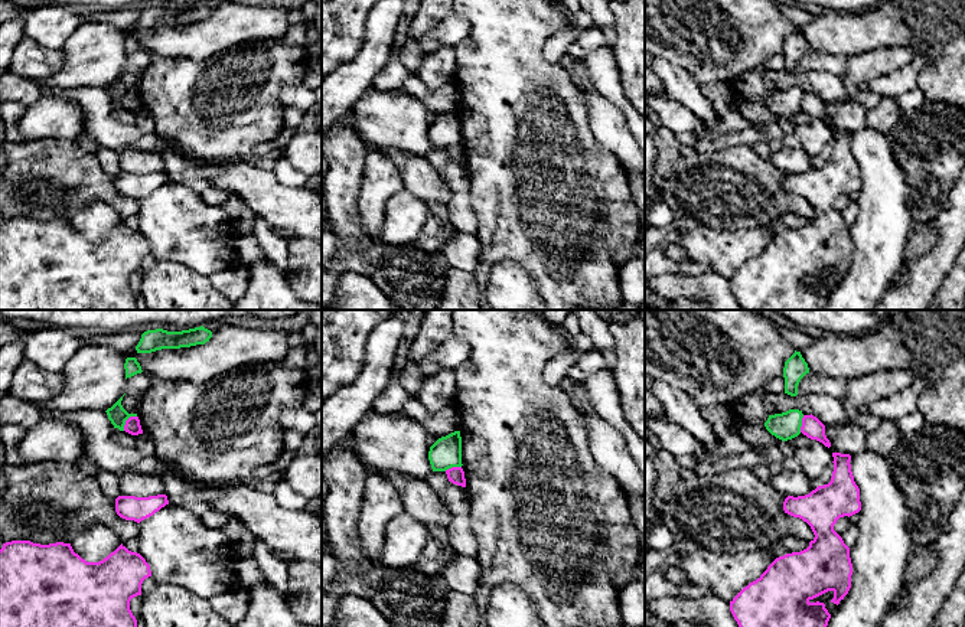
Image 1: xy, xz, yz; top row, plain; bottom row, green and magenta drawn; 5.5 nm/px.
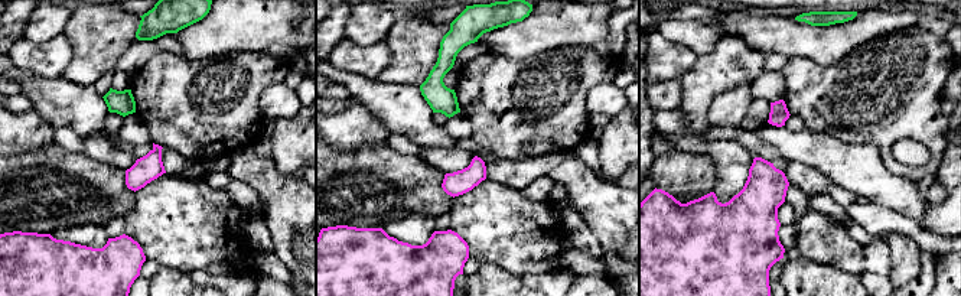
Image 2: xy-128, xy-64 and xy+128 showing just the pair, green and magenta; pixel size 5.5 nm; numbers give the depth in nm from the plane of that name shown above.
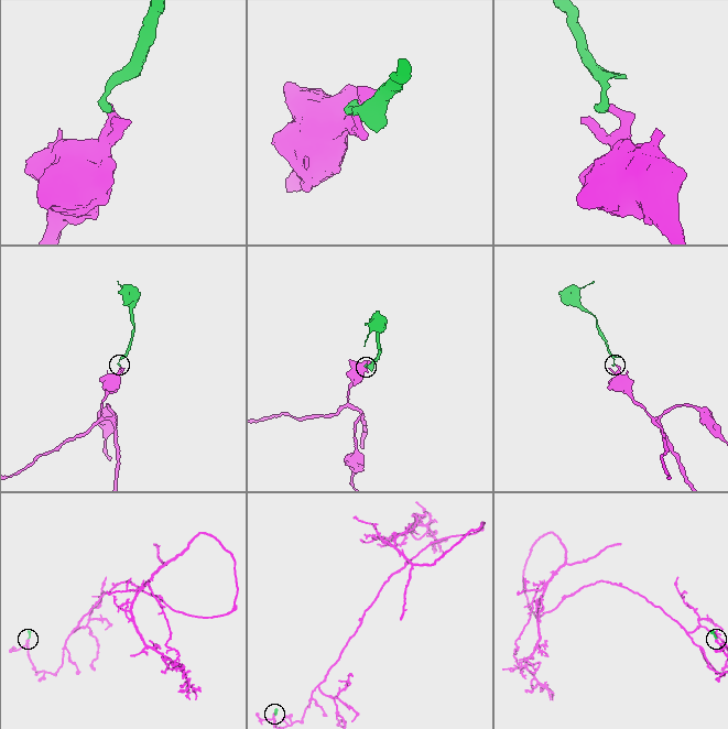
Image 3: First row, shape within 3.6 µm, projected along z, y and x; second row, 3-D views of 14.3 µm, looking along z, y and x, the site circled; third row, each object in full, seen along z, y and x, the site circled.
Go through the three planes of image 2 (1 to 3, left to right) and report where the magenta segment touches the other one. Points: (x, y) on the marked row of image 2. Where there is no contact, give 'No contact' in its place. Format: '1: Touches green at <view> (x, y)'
1: No contact
2: No contact
3: No contact

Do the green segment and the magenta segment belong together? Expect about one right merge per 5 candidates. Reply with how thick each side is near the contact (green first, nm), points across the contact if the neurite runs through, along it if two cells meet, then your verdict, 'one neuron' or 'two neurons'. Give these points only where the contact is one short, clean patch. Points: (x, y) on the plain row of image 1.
100/90 nm | two neurons

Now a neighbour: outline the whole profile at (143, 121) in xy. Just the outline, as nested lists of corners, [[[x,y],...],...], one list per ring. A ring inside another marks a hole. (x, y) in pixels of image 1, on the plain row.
[[[144,111],[136,112],[134,125],[143,131],[154,131],[154,120]]]

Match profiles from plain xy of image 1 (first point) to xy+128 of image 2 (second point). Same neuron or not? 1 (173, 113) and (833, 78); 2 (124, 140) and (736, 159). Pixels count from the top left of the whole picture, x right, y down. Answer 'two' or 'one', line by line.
1: one
2: two

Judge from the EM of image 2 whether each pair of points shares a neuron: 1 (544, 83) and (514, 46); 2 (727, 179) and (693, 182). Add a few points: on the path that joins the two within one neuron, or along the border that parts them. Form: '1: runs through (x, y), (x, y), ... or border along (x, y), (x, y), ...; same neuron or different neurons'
1: border along (556, 46), (521, 59), (508, 59), (491, 54); different neurons
2: border along (696, 152), (707, 155), (714, 163), (714, 191); different neurons

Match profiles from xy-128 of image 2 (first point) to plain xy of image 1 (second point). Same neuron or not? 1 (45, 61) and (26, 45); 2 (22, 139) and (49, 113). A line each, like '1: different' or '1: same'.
1: same
2: same

